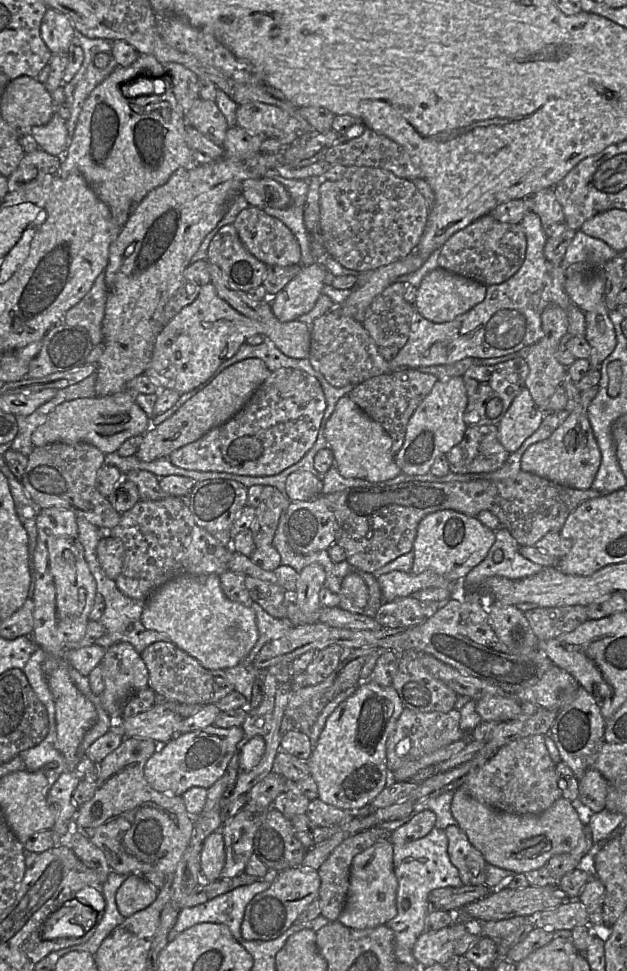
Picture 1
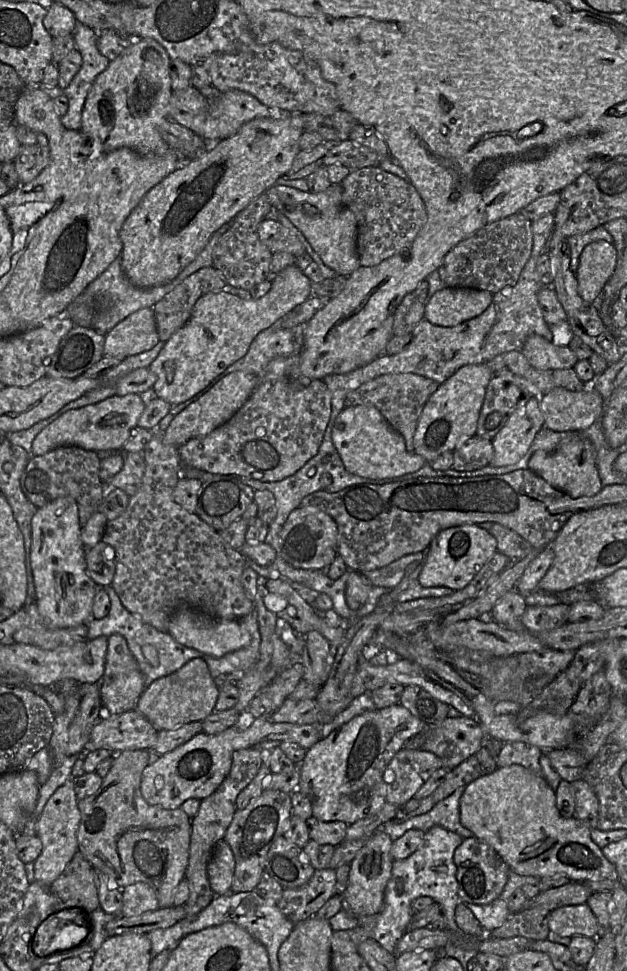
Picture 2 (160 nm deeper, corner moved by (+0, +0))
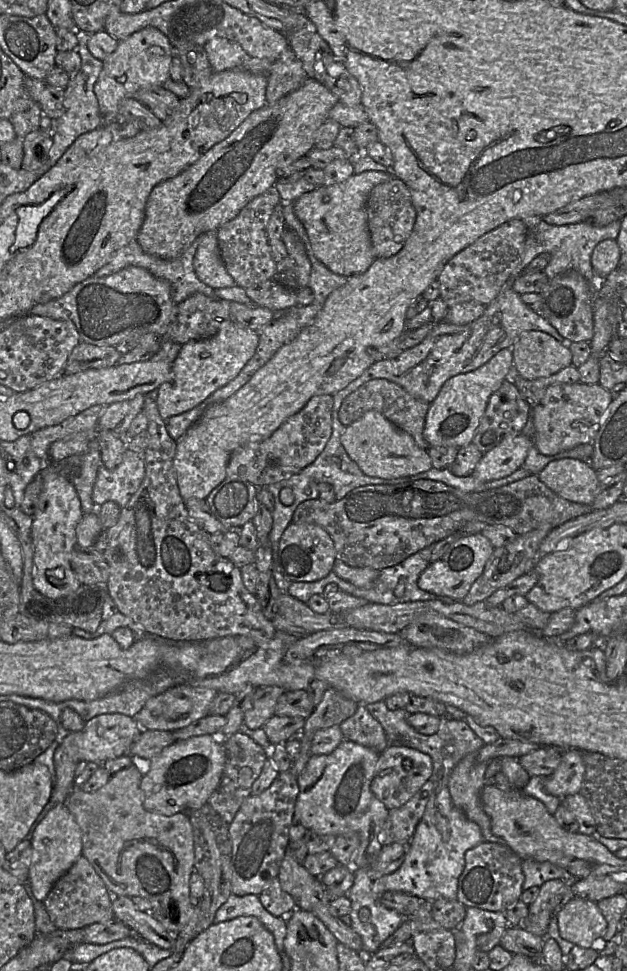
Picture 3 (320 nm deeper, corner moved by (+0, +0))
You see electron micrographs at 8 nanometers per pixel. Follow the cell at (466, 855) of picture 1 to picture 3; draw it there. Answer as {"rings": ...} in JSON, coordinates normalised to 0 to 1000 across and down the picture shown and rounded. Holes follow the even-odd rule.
{"rings":[[[772,866],[742,878],[742,893],[730,906],[729,927],[743,934],[759,934],[780,938],[804,938],[805,935],[829,926],[836,909],[834,886],[807,869]]]}

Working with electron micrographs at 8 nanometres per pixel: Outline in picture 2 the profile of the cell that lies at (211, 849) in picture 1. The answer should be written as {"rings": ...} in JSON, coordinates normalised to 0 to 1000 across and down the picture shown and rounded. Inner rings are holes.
{"rings":[[[354,864],[338,875],[330,890],[330,902],[341,922],[370,922],[368,909],[373,901],[375,886],[365,870]]]}

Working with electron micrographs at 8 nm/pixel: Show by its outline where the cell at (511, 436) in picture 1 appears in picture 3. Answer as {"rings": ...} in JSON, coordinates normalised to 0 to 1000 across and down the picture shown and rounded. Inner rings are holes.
{"rings":[[[834,445],[809,448],[793,459],[772,467],[751,490],[777,497],[815,489],[834,480],[845,459],[845,451]]]}

